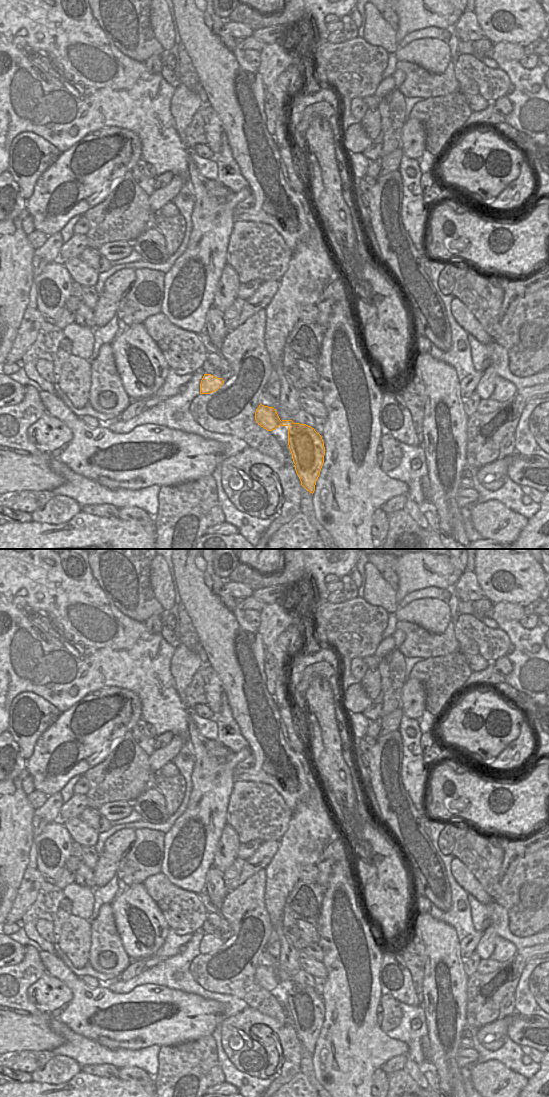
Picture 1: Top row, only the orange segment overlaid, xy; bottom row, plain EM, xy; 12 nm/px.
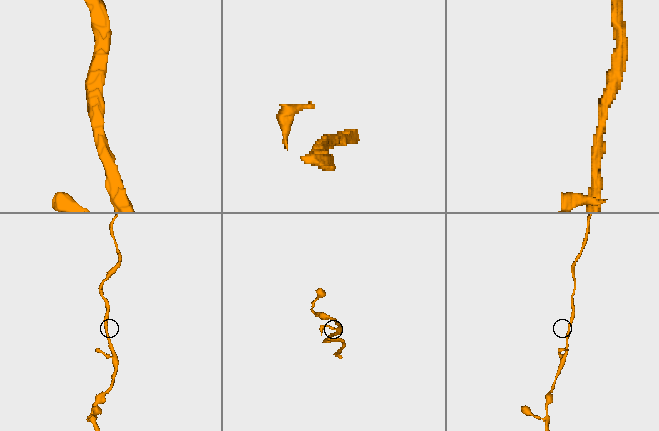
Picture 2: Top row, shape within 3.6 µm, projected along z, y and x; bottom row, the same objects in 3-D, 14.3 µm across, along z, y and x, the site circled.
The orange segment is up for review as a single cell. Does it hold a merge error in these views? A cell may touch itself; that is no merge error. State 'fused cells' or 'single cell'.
fused cells

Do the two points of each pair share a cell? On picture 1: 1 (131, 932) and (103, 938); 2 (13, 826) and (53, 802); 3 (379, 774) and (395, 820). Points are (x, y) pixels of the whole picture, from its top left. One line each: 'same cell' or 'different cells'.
1: different cells
2: different cells
3: same cell

